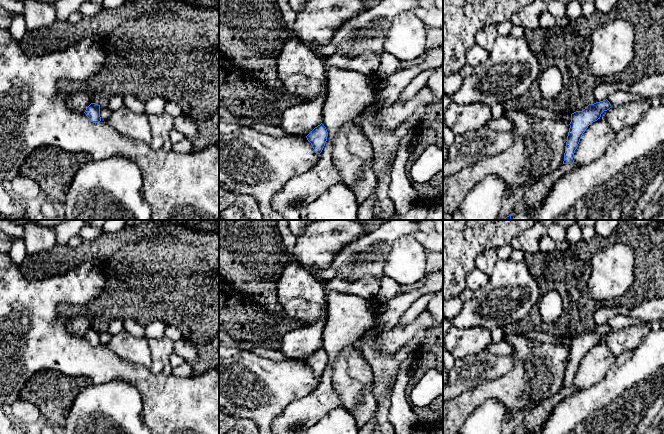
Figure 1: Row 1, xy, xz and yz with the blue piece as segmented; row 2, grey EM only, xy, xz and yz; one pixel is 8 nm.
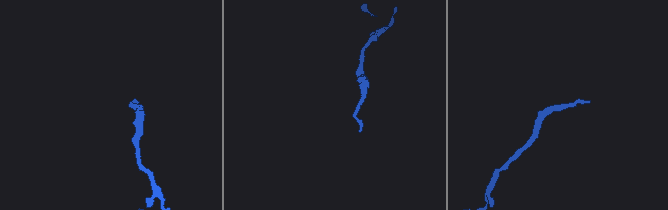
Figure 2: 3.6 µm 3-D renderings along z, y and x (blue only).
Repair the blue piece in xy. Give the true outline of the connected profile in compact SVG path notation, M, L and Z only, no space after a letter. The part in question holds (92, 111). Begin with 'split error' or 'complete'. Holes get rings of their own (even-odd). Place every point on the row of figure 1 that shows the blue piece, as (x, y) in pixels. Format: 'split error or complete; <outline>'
complete; M91 103L84 112L89 120L93 123L98 123L101 121L100 117L100 105L96 103Z

